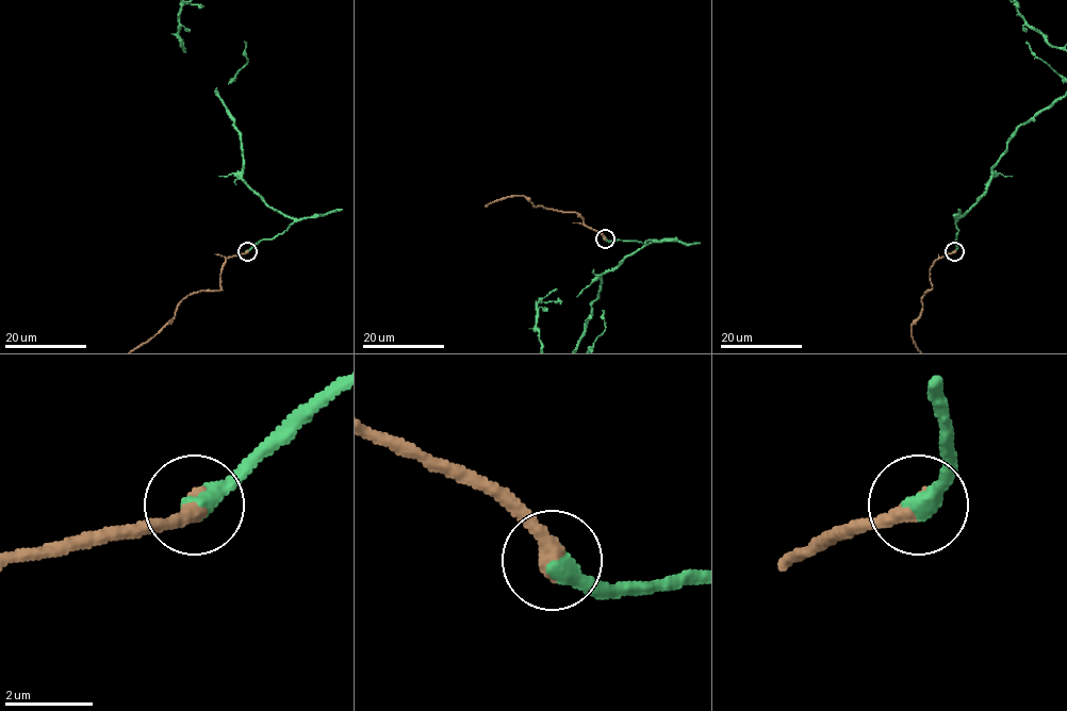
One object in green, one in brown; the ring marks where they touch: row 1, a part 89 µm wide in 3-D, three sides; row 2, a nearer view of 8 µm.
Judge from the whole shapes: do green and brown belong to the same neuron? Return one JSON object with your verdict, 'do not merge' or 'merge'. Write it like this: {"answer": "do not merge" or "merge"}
{"answer": "merge"}

